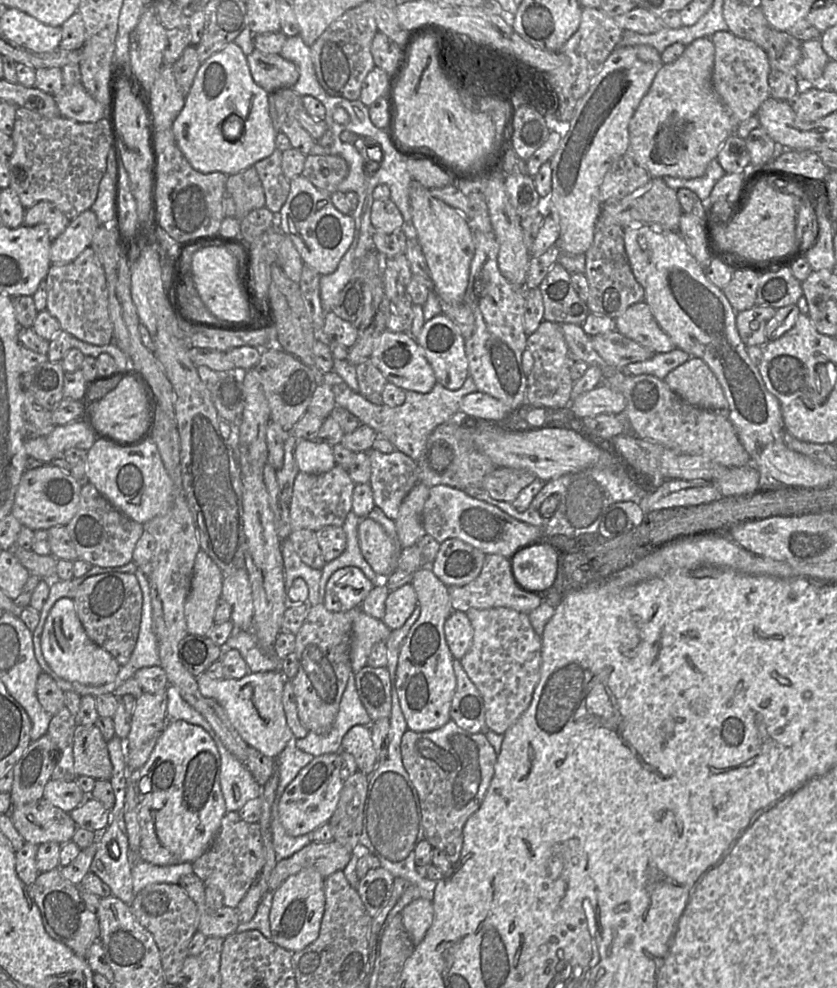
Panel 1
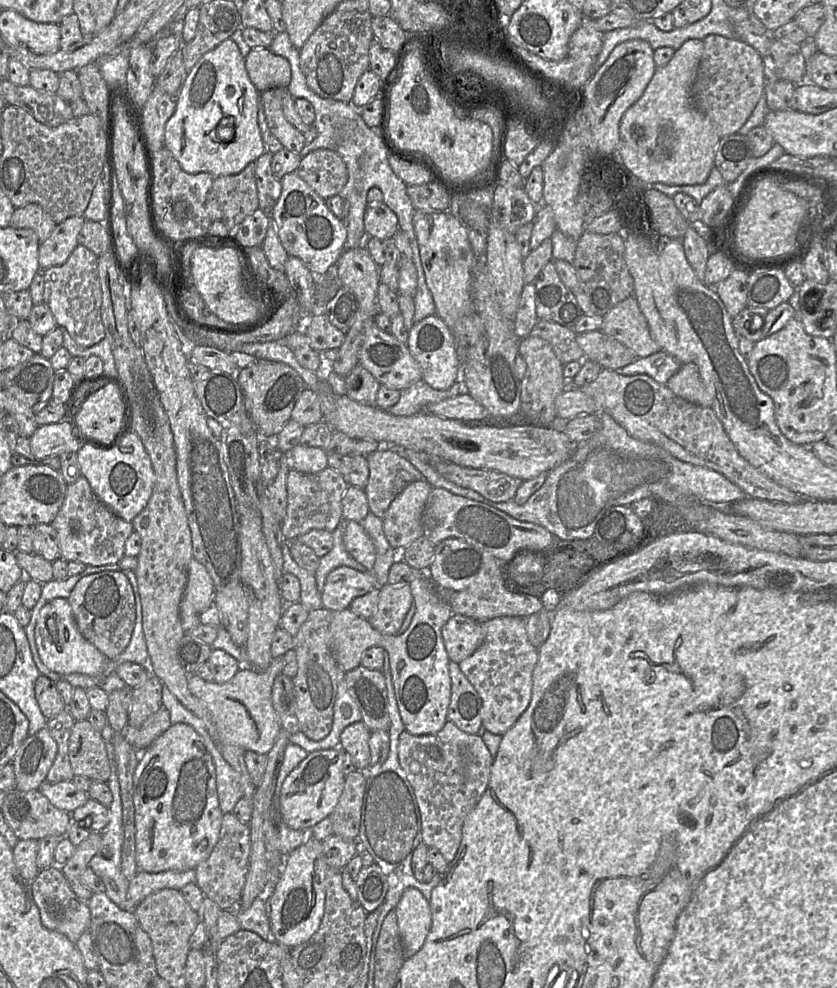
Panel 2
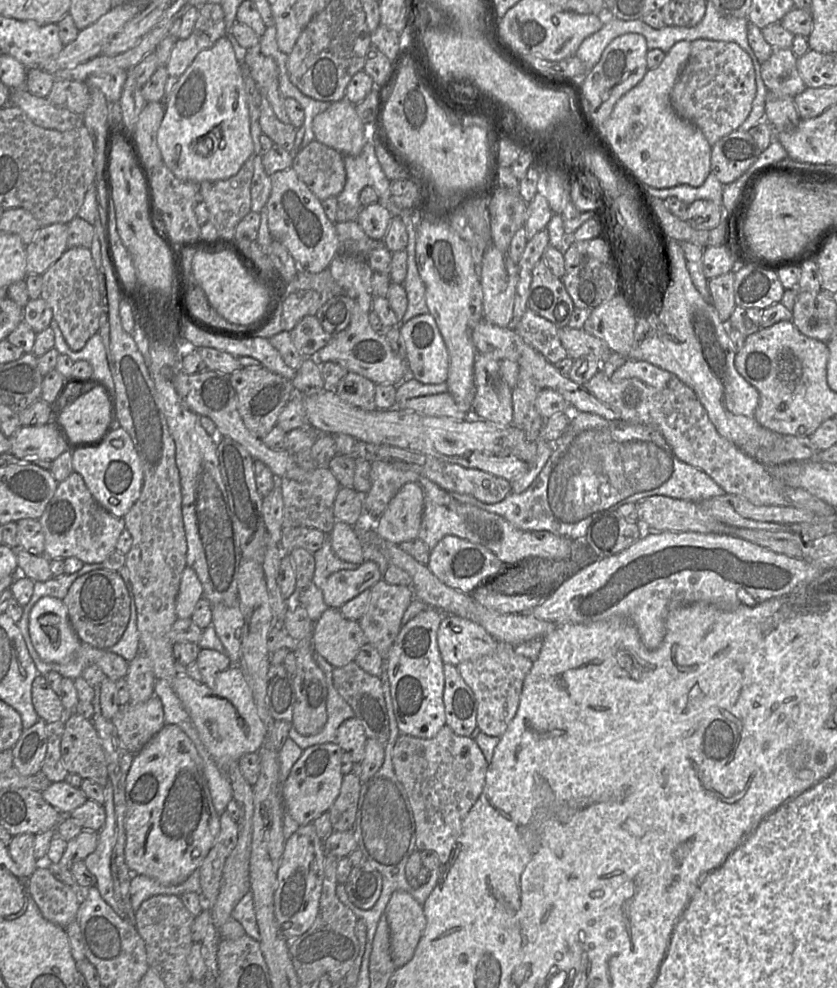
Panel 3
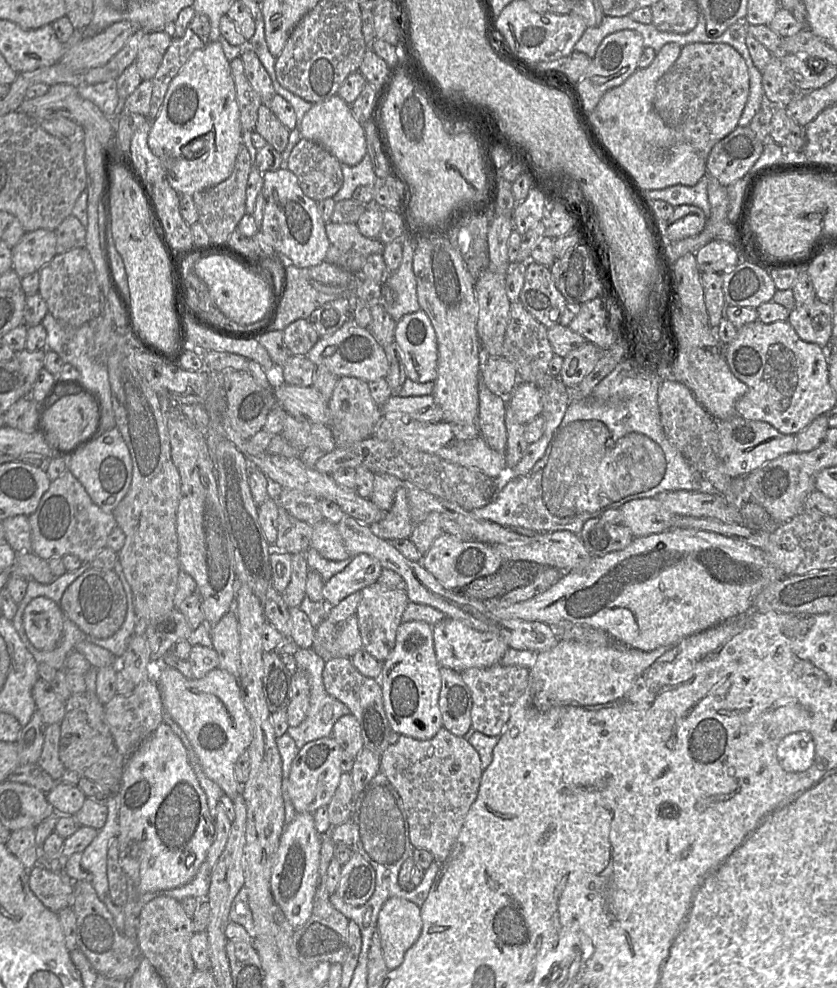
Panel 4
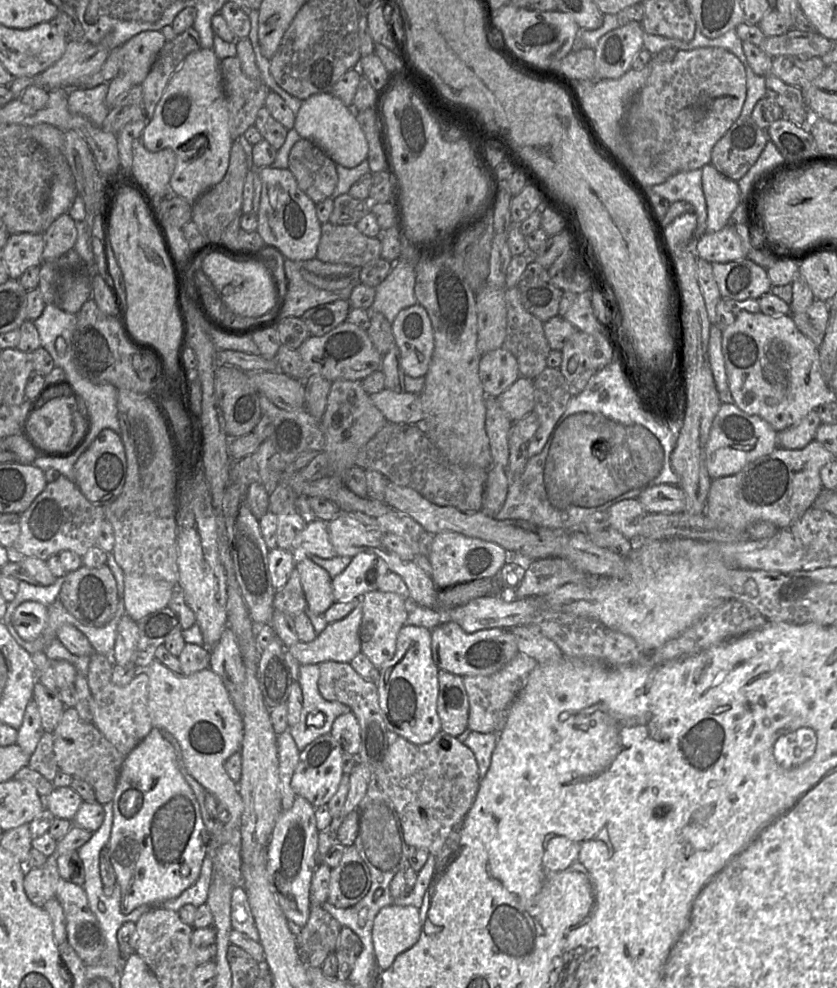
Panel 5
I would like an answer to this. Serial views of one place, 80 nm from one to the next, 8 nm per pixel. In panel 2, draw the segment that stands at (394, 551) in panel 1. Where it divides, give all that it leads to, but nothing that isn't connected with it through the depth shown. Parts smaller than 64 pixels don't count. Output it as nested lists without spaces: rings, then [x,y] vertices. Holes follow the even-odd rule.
[[[346,521],[343,541],[346,551],[368,571],[372,571],[376,558],[375,547],[361,522]]]

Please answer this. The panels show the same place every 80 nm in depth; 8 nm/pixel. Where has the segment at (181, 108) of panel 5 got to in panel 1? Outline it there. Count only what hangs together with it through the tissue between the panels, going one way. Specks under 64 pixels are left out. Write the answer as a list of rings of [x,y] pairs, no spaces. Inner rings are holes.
[[[235,42],[228,43],[203,61],[185,95],[184,107],[171,126],[176,143],[192,168],[203,174],[221,172],[233,175],[269,157],[276,149],[278,132],[269,113],[268,96],[269,93],[254,82],[247,55]]]

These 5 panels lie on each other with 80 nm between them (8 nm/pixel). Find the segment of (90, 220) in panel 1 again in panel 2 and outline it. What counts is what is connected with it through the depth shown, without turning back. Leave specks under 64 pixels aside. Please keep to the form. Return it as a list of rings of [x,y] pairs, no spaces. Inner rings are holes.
[[[76,216],[57,224],[50,236],[41,242],[38,262],[41,272],[64,264],[79,245],[78,235],[86,219]]]

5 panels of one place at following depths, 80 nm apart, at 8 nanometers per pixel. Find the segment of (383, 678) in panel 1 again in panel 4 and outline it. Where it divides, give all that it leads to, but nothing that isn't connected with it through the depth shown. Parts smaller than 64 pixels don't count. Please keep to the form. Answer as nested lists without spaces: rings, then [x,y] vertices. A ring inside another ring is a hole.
[[[336,657],[327,660],[322,673],[325,691],[333,698],[345,704],[356,718],[363,739],[363,746],[381,757],[389,746],[392,731],[387,720],[382,700],[379,680],[362,675],[353,665],[349,657]]]

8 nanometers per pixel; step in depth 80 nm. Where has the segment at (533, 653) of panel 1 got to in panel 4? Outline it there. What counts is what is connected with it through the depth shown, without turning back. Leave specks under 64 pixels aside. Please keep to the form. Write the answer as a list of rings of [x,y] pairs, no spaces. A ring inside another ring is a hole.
[[[497,663],[485,668],[469,668],[461,677],[472,694],[471,727],[488,736],[500,736],[511,714],[511,708],[528,683],[530,669]]]

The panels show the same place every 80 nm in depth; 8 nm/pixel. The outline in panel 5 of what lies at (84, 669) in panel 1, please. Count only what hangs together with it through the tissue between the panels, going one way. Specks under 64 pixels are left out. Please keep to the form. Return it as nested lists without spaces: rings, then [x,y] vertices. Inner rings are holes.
[[[24,601],[11,616],[11,623],[17,634],[27,641],[37,639],[47,622],[48,607],[36,601]]]

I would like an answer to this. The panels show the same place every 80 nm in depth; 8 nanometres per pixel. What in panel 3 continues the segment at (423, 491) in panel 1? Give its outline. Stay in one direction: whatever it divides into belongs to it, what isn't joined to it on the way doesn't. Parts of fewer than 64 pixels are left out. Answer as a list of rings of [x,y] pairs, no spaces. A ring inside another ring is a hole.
[[[405,483],[389,502],[385,511],[376,519],[372,526],[374,533],[396,545],[409,540],[417,539],[422,515],[425,507],[423,490],[416,483]]]

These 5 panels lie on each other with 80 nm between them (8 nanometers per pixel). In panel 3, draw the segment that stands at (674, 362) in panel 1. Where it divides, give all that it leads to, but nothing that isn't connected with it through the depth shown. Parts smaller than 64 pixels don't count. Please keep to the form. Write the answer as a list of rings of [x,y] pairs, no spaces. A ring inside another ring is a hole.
[[[628,359],[612,374],[610,380],[612,382],[620,382],[628,378],[637,378],[645,384],[661,390],[668,387],[668,382],[672,377],[671,372],[649,362]]]

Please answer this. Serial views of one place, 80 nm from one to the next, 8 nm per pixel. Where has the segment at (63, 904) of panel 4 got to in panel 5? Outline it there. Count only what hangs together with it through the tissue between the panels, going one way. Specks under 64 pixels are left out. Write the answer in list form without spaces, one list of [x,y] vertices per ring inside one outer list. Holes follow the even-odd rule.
[[[56,855],[48,856],[42,866],[25,870],[25,893],[33,904],[41,908],[47,901],[56,898],[56,889],[61,877],[55,857]]]

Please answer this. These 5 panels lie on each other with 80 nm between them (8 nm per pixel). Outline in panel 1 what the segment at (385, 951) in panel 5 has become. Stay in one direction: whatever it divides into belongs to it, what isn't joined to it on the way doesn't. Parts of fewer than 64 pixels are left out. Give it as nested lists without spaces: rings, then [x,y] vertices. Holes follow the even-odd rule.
[[[417,898],[407,904],[400,912],[402,923],[415,947],[424,939],[433,921],[432,902]]]

